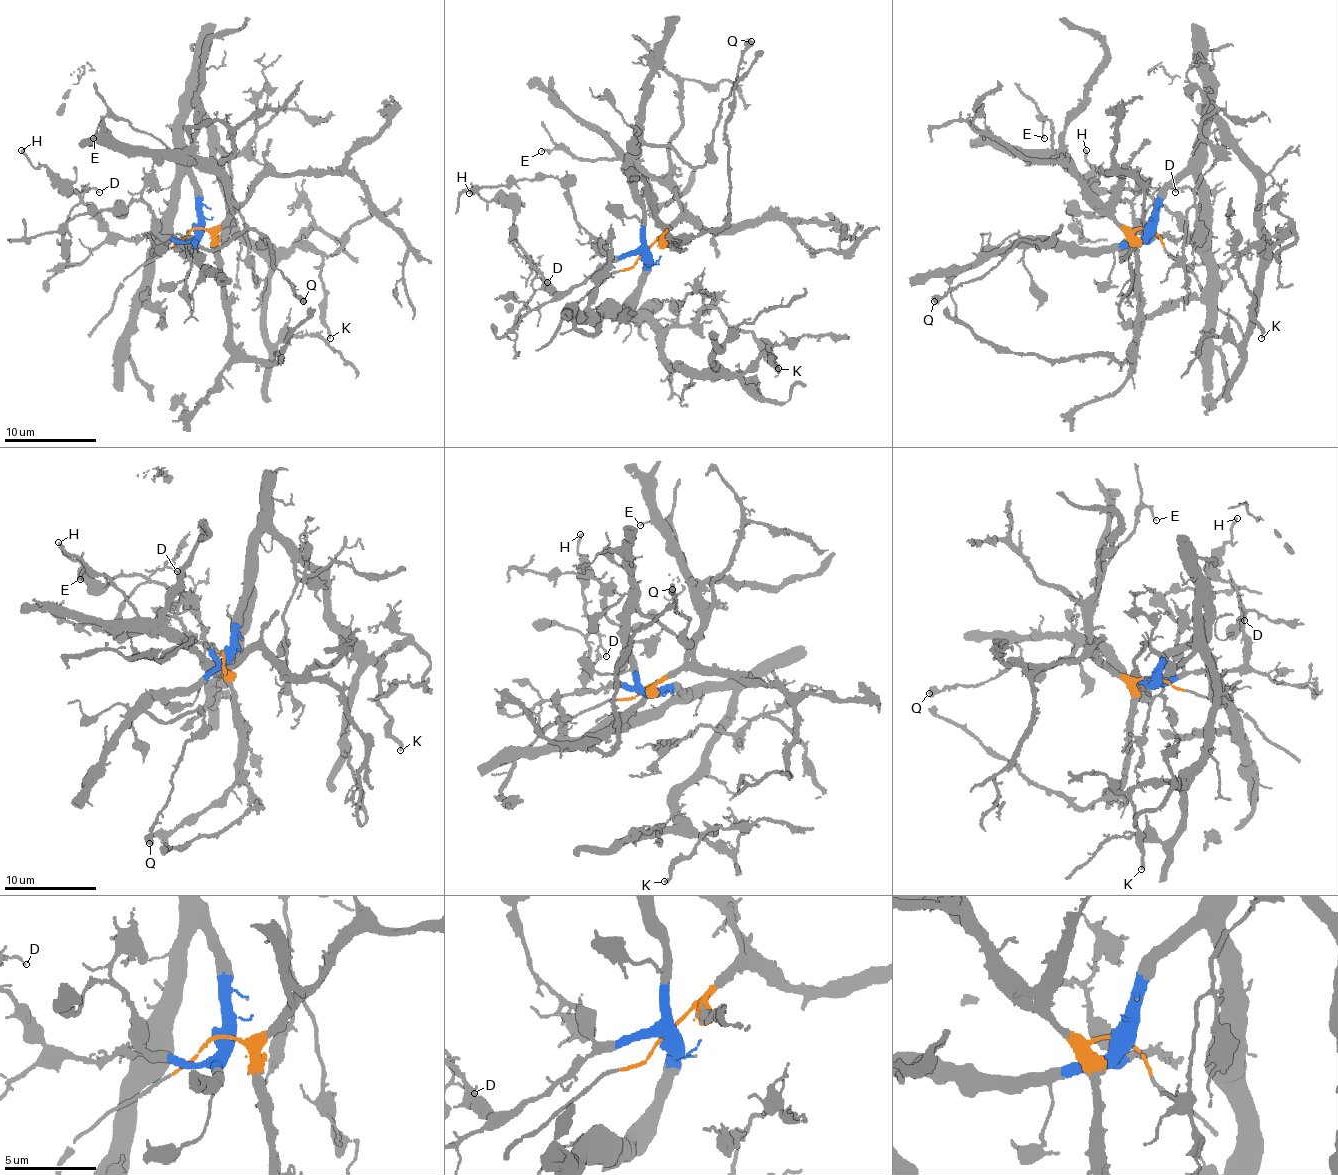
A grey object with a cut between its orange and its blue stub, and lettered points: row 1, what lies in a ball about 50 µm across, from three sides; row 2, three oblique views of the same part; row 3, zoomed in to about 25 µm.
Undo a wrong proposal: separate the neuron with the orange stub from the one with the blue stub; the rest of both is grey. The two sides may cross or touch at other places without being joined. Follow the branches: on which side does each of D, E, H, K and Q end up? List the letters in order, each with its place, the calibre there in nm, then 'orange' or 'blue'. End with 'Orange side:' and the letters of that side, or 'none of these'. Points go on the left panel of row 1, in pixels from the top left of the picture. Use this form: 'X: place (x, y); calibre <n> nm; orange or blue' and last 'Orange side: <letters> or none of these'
D: place (99, 192); calibre 120 nm; blue
E: place (93, 138); calibre 100 nm; orange
H: place (21, 150); calibre 200 nm; blue
K: place (330, 338); calibre 240 nm; blue
Q: place (303, 301); calibre 550 nm; blue
Orange side: E

